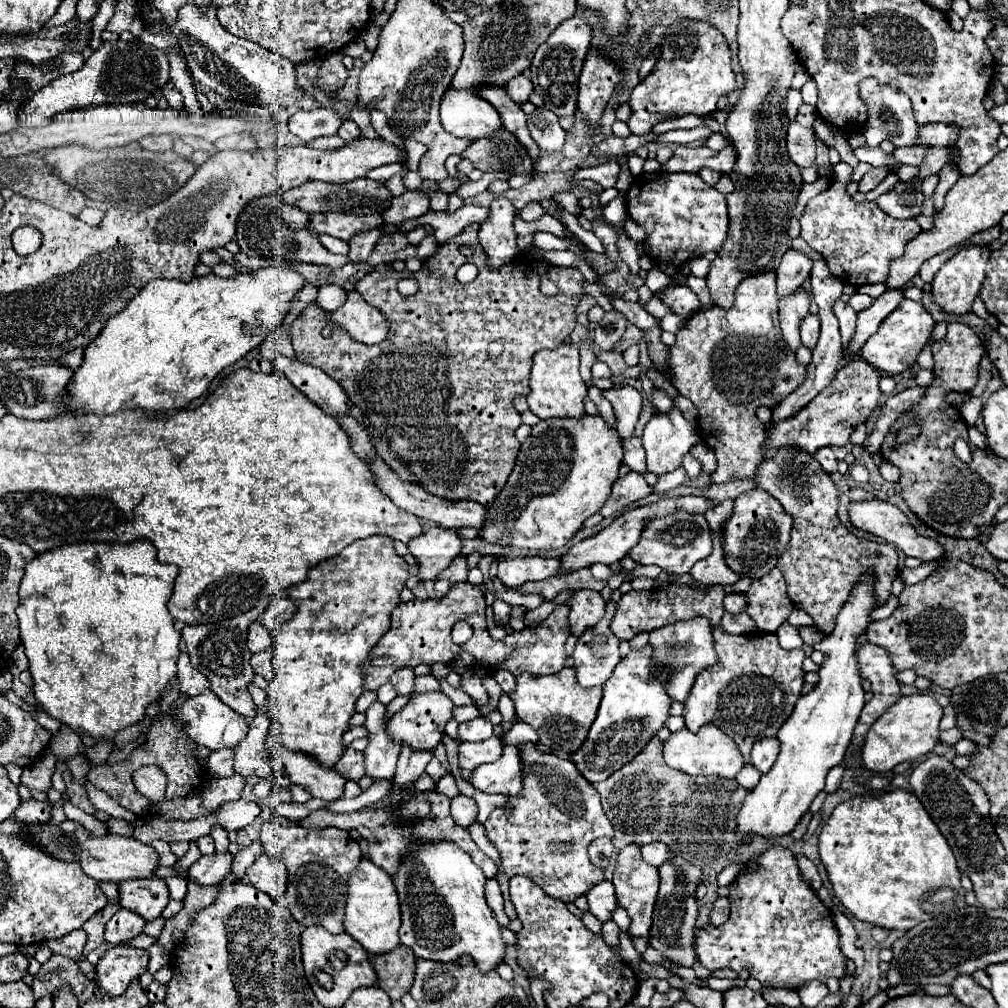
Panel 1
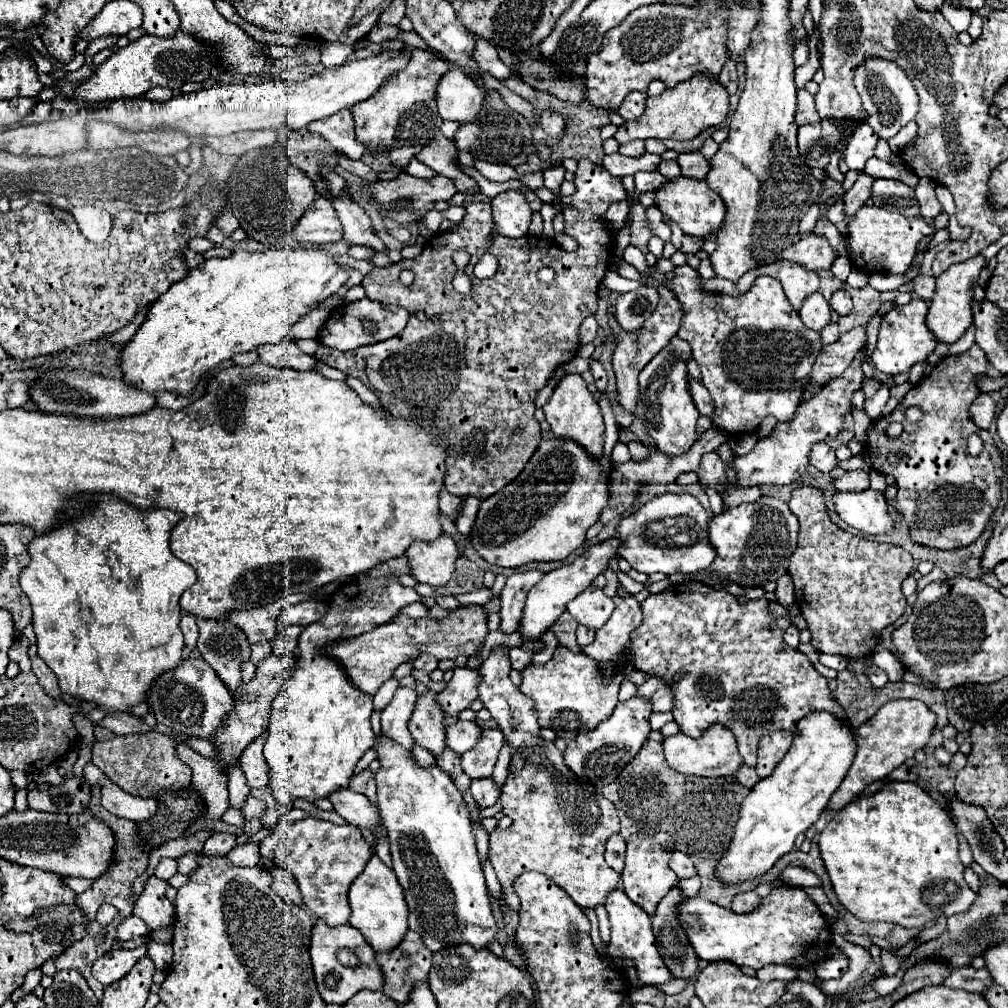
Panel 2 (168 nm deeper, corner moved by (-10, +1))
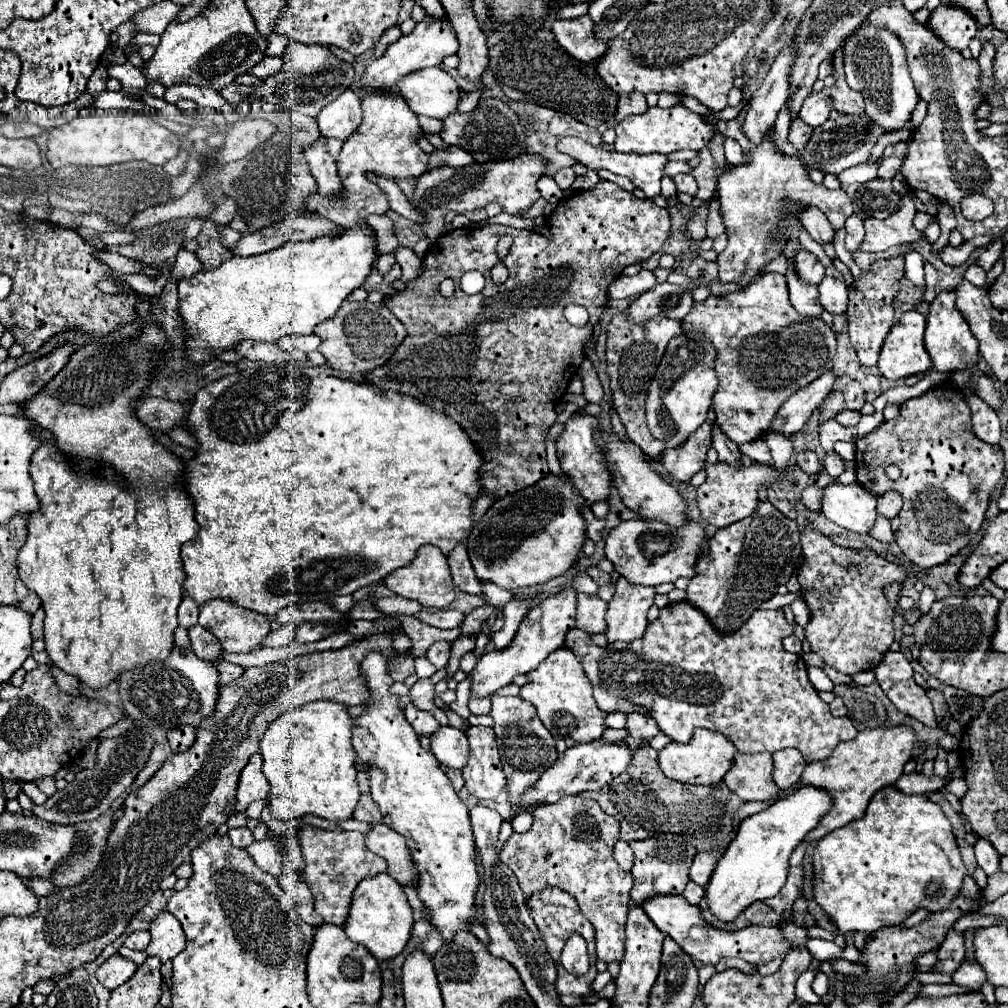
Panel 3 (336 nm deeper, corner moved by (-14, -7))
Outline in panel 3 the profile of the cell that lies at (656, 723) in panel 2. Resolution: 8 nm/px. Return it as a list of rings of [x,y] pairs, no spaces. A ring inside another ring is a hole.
[[[557,648],[539,664],[539,668],[527,672],[527,684],[521,688],[519,698],[529,700],[537,708],[537,716],[557,740],[569,738],[577,744],[591,742],[601,738],[605,730],[605,712],[595,704],[591,682],[585,676],[579,658],[569,648]]]

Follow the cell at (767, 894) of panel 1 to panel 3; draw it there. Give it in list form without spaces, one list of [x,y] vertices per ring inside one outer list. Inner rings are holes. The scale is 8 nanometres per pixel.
[[[651,896],[651,900],[645,900],[641,904],[645,914],[651,918],[651,922],[663,930],[669,938],[673,938],[683,952],[687,952],[691,958],[701,960],[705,964],[717,964],[721,958],[733,956],[743,958],[749,964],[765,964],[773,958],[783,958],[789,952],[789,944],[783,940],[779,926],[747,926],[739,932],[721,932],[717,928],[711,928],[703,916],[701,910],[693,904],[689,904],[683,896]]]

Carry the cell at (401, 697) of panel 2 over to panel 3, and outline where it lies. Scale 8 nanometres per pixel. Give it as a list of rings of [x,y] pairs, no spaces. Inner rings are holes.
[[[421,678],[421,680],[417,680],[413,684],[413,688],[411,688],[411,702],[417,708],[421,708],[421,710],[431,712],[441,726],[450,725],[445,712],[433,704],[433,698],[435,698],[435,684],[431,682],[431,678]]]

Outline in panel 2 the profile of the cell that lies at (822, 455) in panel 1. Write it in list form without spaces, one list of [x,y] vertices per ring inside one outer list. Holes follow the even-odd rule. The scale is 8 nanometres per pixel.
[[[819,442],[811,450],[811,464],[821,470],[821,472],[831,472],[837,466],[837,456],[835,450],[831,450],[827,444]]]

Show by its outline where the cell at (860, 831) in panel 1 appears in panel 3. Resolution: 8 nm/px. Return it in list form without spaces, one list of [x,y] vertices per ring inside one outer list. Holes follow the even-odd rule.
[[[887,786],[883,790],[879,790],[871,802],[869,802],[869,808],[865,812],[865,816],[861,820],[855,820],[851,824],[847,824],[845,828],[839,828],[839,830],[833,830],[831,834],[827,834],[825,838],[821,838],[813,850],[813,900],[835,920],[837,928],[841,932],[875,932],[883,926],[897,926],[901,924],[903,920],[907,920],[917,908],[927,908],[929,912],[939,912],[943,908],[947,908],[951,904],[951,900],[959,894],[961,886],[963,886],[963,876],[965,876],[967,868],[961,860],[961,854],[959,854],[959,846],[955,842],[955,836],[953,836],[953,830],[951,830],[951,822],[947,820],[947,816],[943,814],[943,810],[927,800],[925,796],[921,794],[903,794],[899,790],[895,790],[895,786]]]

